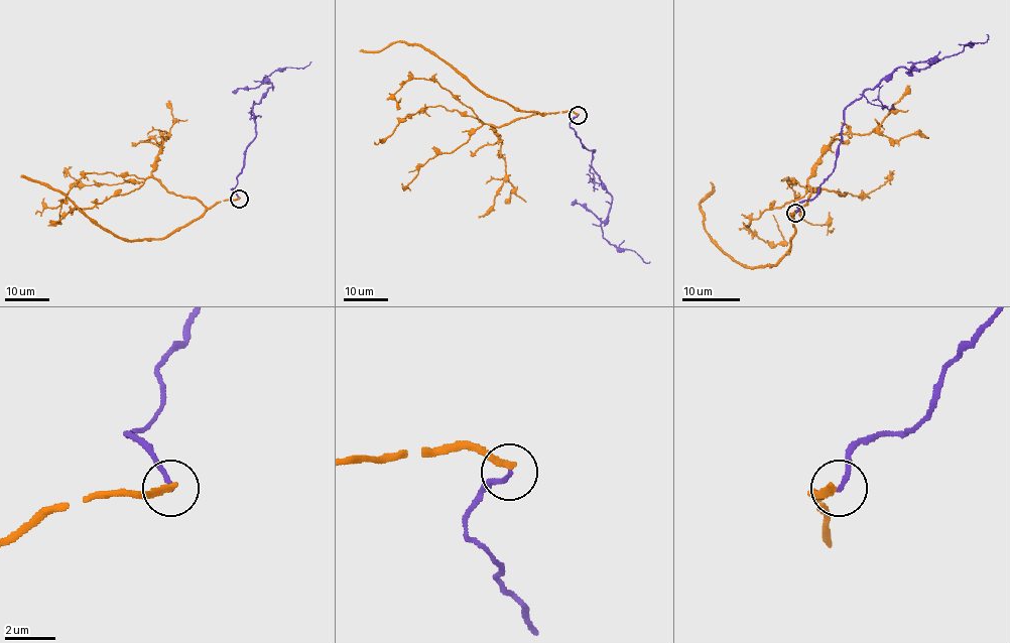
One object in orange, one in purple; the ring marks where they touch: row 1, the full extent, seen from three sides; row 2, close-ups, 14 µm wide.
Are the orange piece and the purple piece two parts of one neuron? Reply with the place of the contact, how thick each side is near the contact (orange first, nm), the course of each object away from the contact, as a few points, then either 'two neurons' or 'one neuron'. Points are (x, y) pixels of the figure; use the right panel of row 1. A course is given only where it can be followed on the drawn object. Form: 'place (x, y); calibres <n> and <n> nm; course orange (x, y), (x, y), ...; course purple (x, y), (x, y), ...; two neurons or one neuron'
place (795, 213); calibres 240 and 180 nm; course orange (795, 213), (788, 251), (774, 265), (745, 266), (705, 228), (700, 205), (712, 182); course purple (795, 213), (835, 166), (845, 109), (901, 67), (955, 55), (987, 35); two neurons

